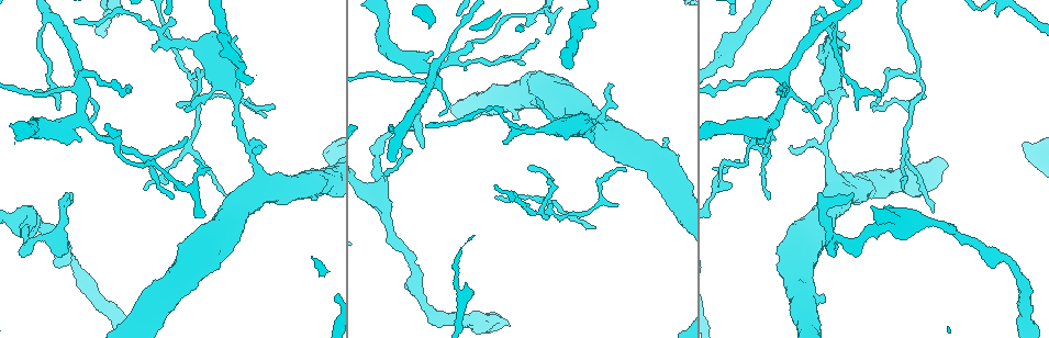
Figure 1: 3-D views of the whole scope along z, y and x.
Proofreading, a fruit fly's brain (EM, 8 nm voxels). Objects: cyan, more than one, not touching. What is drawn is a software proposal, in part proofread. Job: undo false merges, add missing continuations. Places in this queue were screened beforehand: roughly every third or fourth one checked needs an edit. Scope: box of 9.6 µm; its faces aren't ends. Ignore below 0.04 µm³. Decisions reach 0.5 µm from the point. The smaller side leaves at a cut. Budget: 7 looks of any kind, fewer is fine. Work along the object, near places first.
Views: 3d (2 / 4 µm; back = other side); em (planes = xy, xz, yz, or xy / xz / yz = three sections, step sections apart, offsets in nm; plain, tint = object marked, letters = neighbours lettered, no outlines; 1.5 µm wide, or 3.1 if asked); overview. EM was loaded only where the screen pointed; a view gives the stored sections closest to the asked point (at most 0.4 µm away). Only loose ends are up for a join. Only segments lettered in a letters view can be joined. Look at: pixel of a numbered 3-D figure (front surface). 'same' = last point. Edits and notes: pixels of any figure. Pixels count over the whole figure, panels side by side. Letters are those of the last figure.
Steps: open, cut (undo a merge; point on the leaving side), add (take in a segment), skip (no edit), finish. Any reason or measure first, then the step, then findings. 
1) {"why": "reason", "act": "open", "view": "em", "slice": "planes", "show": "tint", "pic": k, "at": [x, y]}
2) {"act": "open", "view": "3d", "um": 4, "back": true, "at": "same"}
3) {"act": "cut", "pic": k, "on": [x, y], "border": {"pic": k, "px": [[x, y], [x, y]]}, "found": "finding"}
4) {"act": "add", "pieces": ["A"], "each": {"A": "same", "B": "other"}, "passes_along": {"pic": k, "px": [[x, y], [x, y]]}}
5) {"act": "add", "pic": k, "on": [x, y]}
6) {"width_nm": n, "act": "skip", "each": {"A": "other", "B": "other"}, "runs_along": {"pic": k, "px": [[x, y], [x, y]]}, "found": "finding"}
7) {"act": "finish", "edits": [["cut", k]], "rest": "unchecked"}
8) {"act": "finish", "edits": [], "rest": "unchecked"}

{"why": "thick turns thin", "act": "open", "view": "3d", "um": 2, "pic": 1, "at": [835, 17]}

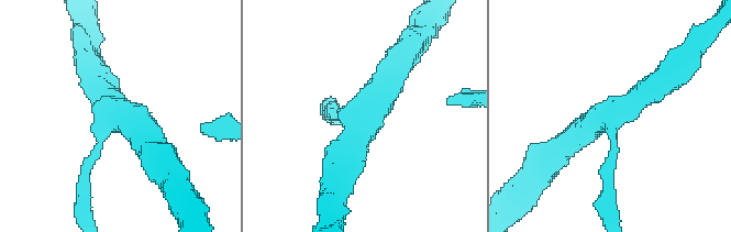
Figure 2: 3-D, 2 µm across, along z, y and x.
{"arms": 3, "act": "open", "view": "em", "slice": "xy", "step": 8, "show": "letters", "pic": 2, "at": [608, 120]}

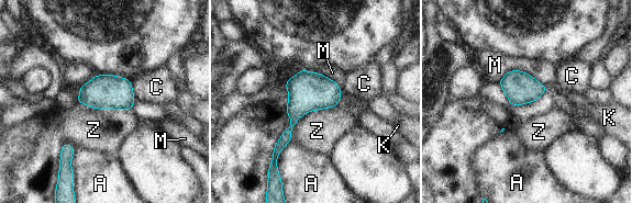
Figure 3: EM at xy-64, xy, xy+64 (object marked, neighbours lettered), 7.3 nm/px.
{"width_nm": 240, "longest_contact_nm": ["Z", 420], "act": "skip", "each": {"A": "other", "C": "other", "K": "other", "M": "other", "Z": "other"}, "found": "one neuron here"}

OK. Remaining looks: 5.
{"act": "open", "view": "em", "slice": "planes", "show": "letters", "pic": 1, "at": [574, 16]}

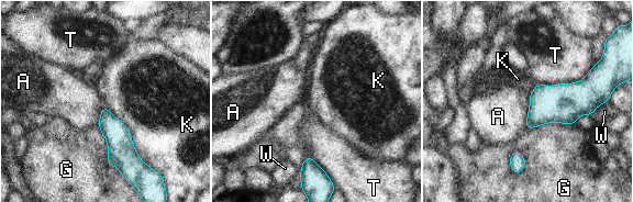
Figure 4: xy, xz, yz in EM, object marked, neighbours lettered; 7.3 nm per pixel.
{"act": "skip", "each": {"A": "other", "G": "other", "K": "other", "T": "other", "W": "other"}, "runs_along": {"pic": 4, "px": [[104, 111], [122, 155], [140, 180]]}, "found": "no lettered segment goes on from it"}

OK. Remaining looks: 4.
{"act": "open", "view": "3d", "um": 2, "pic": 1, "at": [264, 118]}

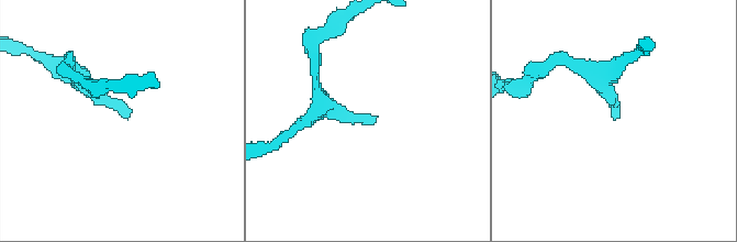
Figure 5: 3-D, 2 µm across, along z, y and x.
{"why": "shape alone is not enough", "act": "open", "view": "em", "slice": "planes", "show": "letters", "pic": 5, "at": [611, 115]}

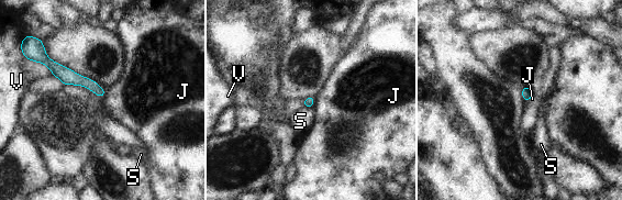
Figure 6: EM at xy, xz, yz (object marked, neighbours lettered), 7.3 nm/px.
{"width_nm": 70, "act": "skip", "each": {"J": "other", "S": "other", "V": "other"}, "runs_along": {"pic": 6, "px": [[46, 59], [101, 93]]}, "found": "no lettered segment goes on from it"}

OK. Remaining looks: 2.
{"act": "finish", "edits": [], "rest": "unchecked"}

